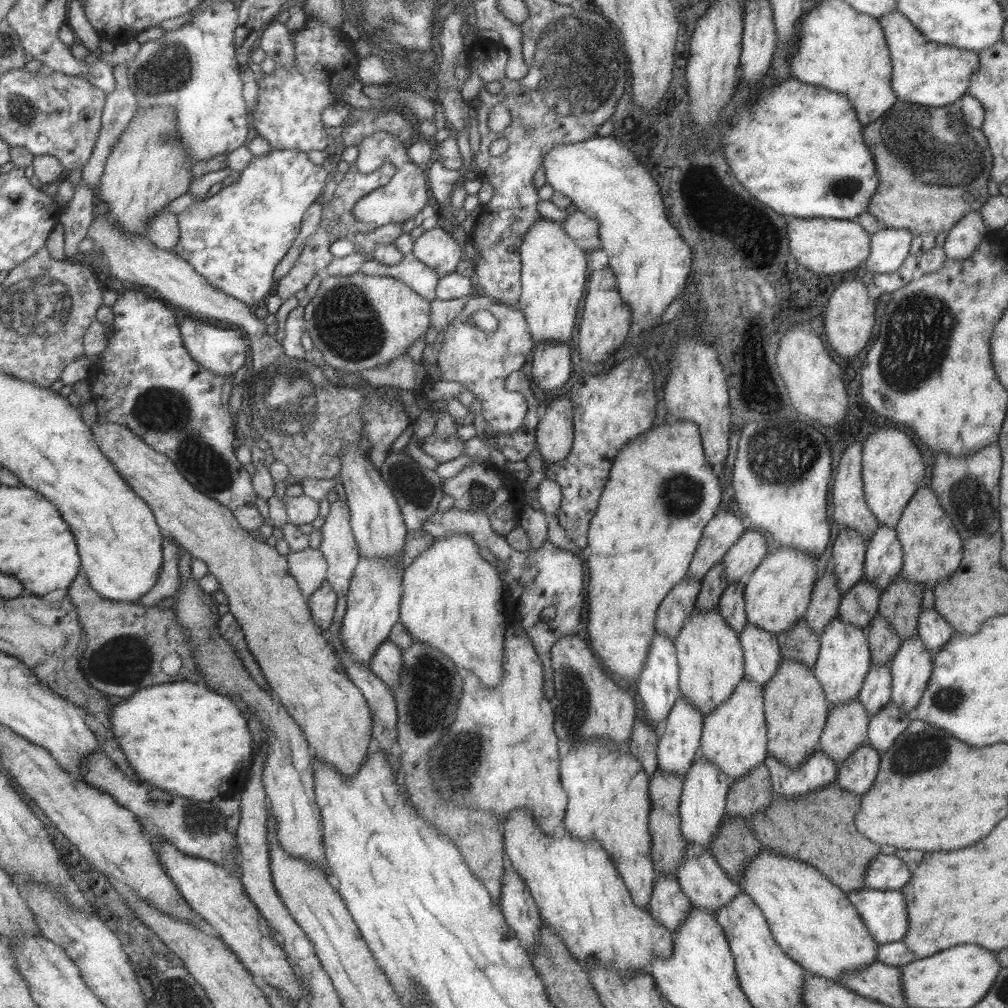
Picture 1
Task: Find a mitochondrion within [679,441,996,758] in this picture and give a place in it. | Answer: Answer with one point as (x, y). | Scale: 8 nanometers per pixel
(969, 502)

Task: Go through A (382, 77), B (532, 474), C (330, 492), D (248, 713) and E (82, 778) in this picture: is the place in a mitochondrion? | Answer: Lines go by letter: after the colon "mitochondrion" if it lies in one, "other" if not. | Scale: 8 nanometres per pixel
A: other
B: other
C: other
D: other
E: other

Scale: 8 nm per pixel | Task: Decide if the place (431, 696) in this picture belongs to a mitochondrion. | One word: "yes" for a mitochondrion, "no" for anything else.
yes

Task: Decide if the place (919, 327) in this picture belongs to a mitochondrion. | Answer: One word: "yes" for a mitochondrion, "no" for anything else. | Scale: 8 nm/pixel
yes

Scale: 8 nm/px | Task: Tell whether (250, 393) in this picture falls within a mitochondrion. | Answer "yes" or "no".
yes

